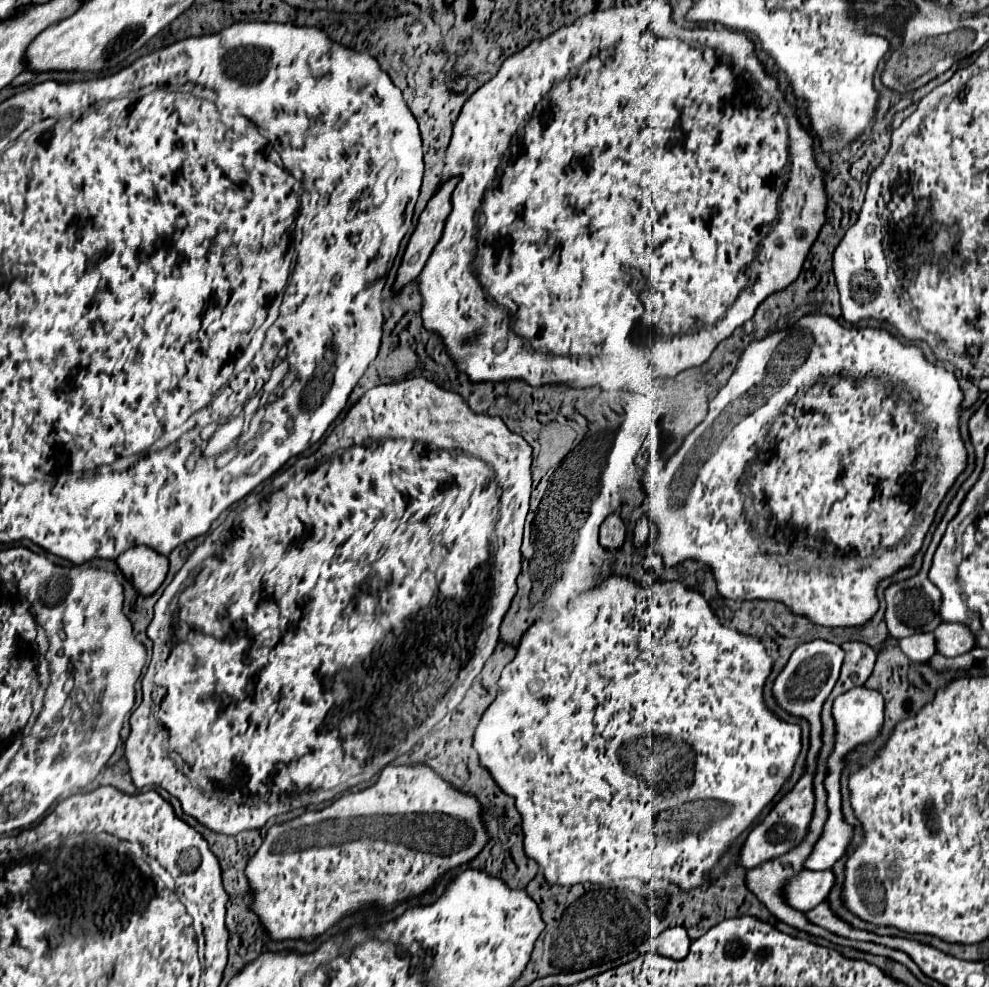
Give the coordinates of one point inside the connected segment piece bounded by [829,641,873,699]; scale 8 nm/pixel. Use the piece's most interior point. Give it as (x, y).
(858, 664)

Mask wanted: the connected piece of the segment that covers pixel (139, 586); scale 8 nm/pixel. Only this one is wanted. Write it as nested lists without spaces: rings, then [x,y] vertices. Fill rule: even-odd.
[[[133,547],[117,557],[117,565],[141,595],[153,595],[167,577],[169,561],[151,547]]]

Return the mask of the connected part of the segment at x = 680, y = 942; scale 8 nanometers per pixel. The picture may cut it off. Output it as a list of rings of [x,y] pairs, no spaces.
[[[671,927],[655,937],[655,951],[671,959],[683,959],[689,951],[689,945],[691,939],[685,927]]]

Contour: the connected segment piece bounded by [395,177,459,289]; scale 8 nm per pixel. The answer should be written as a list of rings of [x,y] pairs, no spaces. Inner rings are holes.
[[[457,177],[447,179],[435,191],[431,201],[423,209],[419,223],[417,223],[417,229],[413,231],[411,241],[407,245],[407,251],[403,255],[403,263],[399,267],[399,275],[395,281],[397,289],[401,289],[401,285],[407,285],[415,277],[419,277],[419,273],[423,271],[433,247],[439,243],[445,219],[451,213],[451,195],[457,187],[457,181],[459,181]]]

